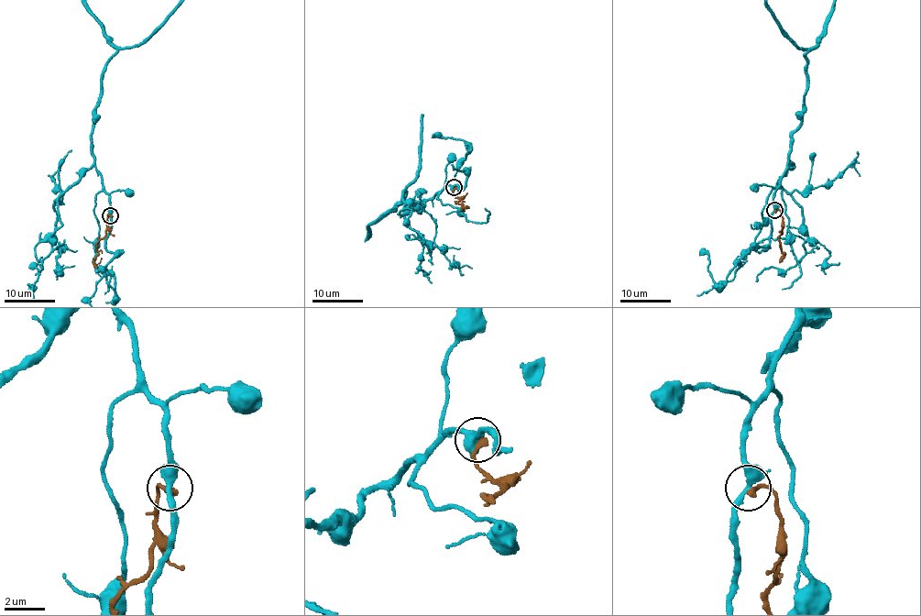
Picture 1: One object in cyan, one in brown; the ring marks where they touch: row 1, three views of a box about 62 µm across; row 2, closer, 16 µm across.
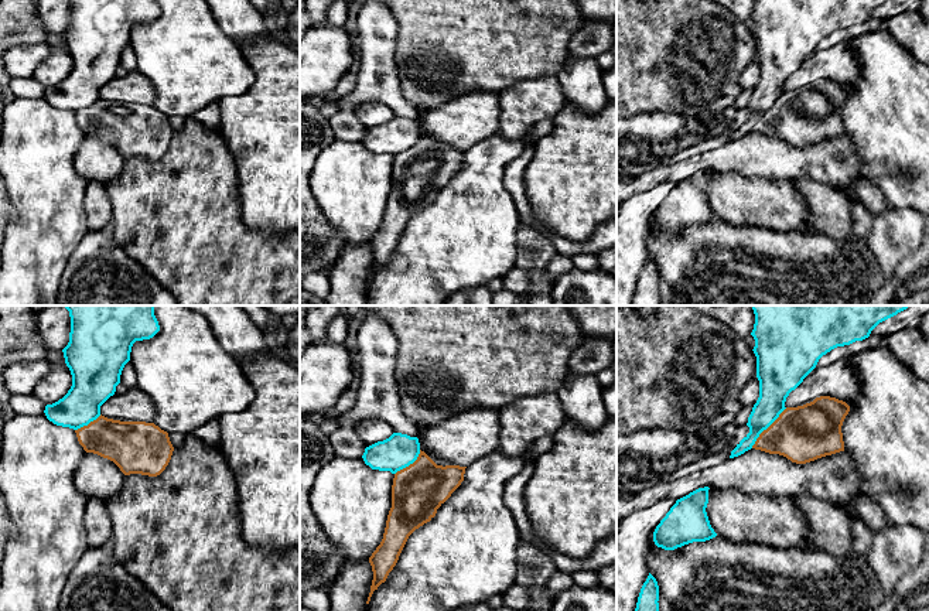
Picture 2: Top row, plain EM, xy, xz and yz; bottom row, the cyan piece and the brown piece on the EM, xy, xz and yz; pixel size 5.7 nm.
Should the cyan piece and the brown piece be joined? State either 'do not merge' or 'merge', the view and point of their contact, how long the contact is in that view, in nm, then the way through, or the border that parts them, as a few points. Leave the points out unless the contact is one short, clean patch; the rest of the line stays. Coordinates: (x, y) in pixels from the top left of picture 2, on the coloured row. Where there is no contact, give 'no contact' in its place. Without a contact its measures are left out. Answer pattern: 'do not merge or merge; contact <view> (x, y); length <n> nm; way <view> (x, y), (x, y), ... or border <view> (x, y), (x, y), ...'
do not merge; contact yz (767, 427); length 300 nm; border yz (786, 408), (760, 434), (751, 447)

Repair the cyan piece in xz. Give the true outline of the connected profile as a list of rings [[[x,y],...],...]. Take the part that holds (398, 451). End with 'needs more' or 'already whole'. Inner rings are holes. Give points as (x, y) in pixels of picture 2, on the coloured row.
[[[393,433],[389,438],[366,447],[362,458],[372,470],[396,474],[413,464],[419,454],[420,443],[417,437]]]; already whole

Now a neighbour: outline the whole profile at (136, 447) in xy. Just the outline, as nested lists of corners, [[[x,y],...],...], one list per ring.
[[[100,414],[75,433],[86,453],[113,461],[124,475],[157,477],[174,451],[168,433],[154,423],[120,421]]]

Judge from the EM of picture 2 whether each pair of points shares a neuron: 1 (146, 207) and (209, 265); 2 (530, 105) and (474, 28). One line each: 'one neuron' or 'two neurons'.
1: one neuron
2: two neurons

